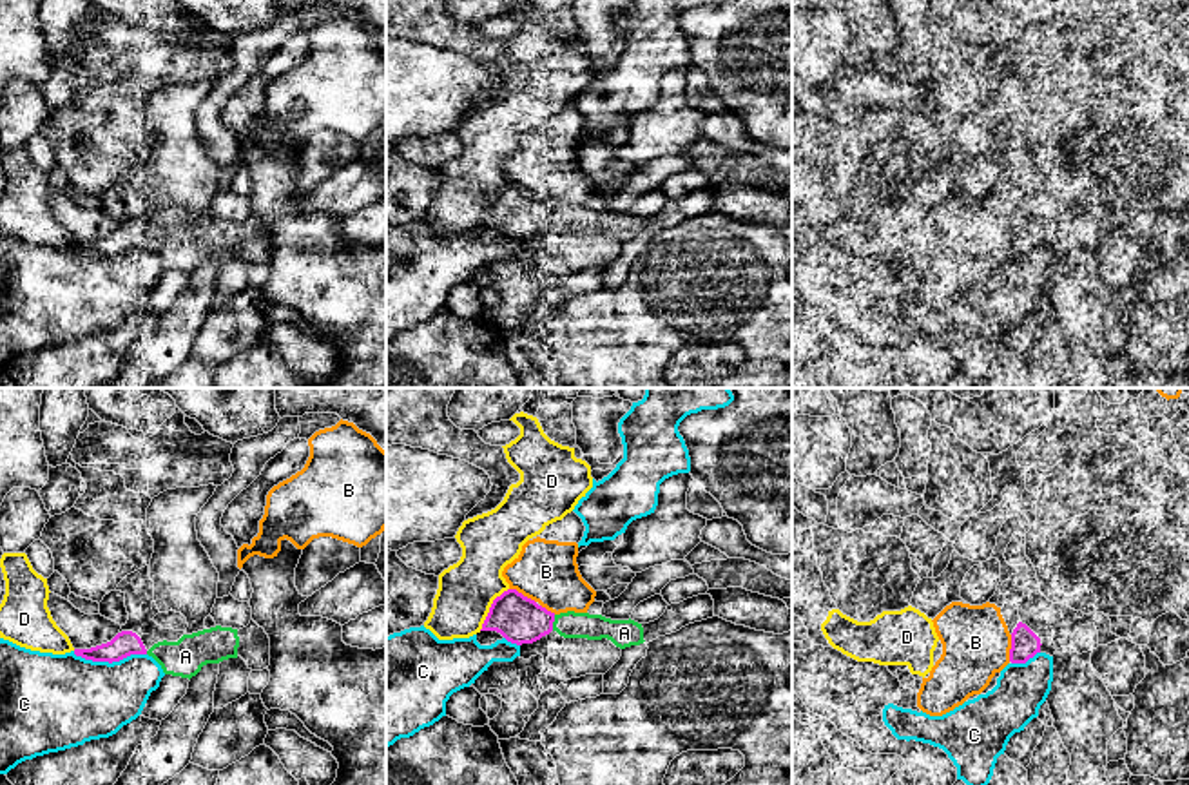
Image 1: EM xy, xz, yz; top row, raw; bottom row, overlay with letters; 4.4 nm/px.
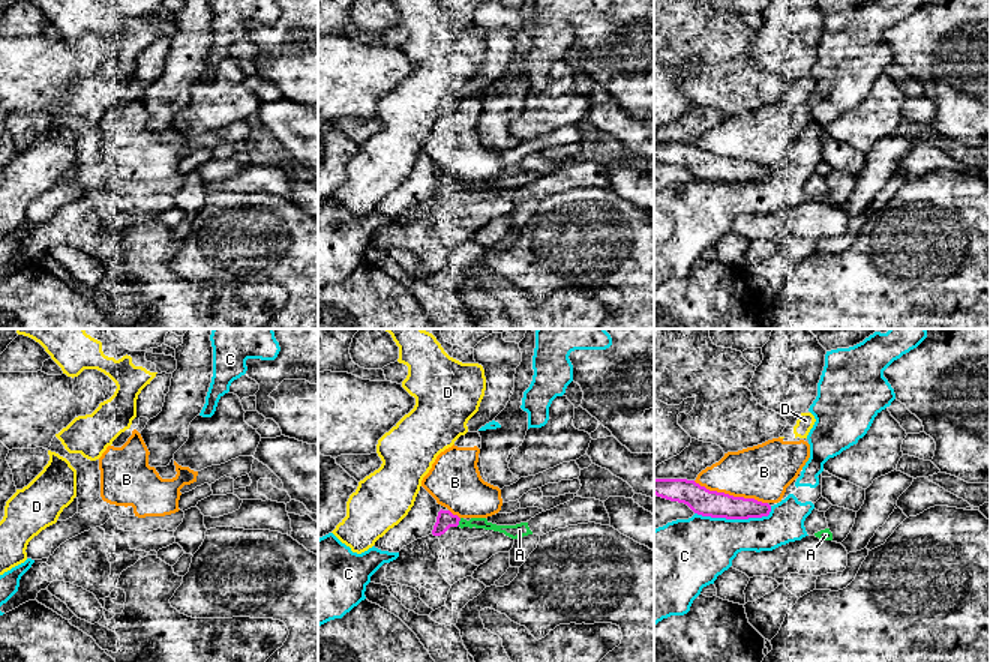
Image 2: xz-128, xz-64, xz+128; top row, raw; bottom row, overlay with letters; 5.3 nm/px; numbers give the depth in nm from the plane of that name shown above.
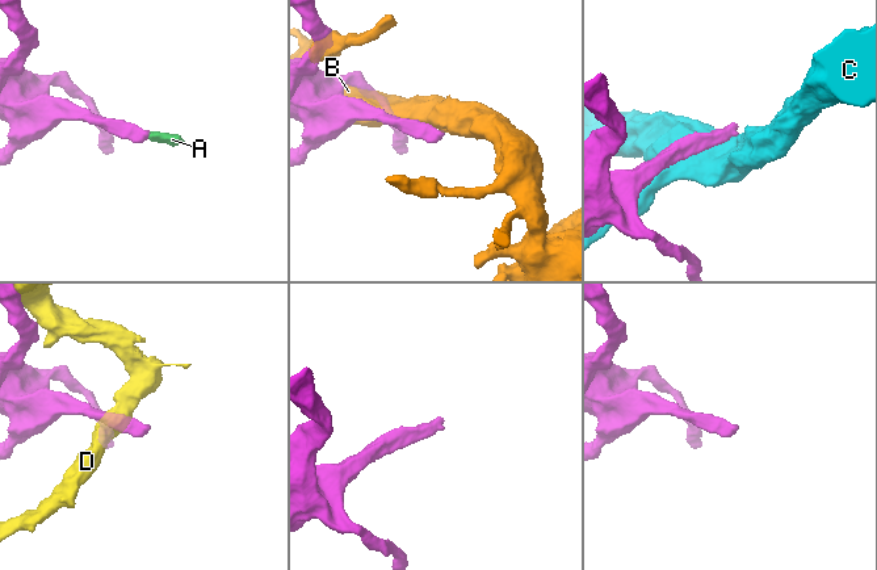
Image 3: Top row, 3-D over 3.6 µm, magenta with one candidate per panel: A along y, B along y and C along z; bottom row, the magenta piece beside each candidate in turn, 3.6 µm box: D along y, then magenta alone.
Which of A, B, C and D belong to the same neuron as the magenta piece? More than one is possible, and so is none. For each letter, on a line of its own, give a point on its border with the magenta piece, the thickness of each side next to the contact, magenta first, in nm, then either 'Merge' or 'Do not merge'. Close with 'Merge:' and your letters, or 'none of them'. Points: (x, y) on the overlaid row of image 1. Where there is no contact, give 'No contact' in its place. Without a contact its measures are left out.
A: Touches magenta at xz (553, 620). Thickness 200 nm (magenta) against 120 nm. Merge
B: Touches magenta at xz (521, 593). Thickness 200 nm (magenta) against 280 nm. Do not merge
C: Touches magenta at xy (109, 662). Thickness 110 nm (magenta) against 400 nm. Do not merge
D: Touches magenta at xz (490, 608). Thickness 200 nm (magenta) against 260 nm. Do not merge
Merge: A

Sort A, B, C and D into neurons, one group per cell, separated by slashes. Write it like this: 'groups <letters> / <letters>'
groups A / B / C / D

